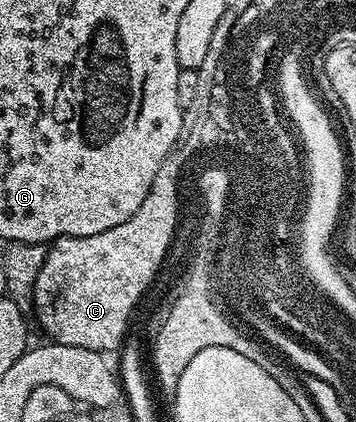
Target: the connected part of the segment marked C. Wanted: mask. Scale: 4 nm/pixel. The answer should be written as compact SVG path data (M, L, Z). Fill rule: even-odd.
M150 184L150 192L146 196L146 200L142 200L142 208L138 208L138 212L134 212L134 216L130 216L130 220L126 220L122 224L118 224L114 228L106 228L106 232L98 232L94 236L66 236L65 238L57 238L55 242L47 247L44 263L36 277L36 283L32 285L32 308L31 313L36 314L36 322L49 334L51 341L58 346L73 346L74 348L86 348L87 350L98 350L101 352L114 352L121 349L122 343L125 341L128 333L128 321L132 318L132 310L134 311L140 305L140 299L144 297L149 287L156 281L156 273L160 270L160 265L164 262L164 257L168 254L168 249L174 246L174 239L177 237L177 226L180 222L180 196L179 184L172 184L174 190L158 190L156 188L164 188L166 184Z

